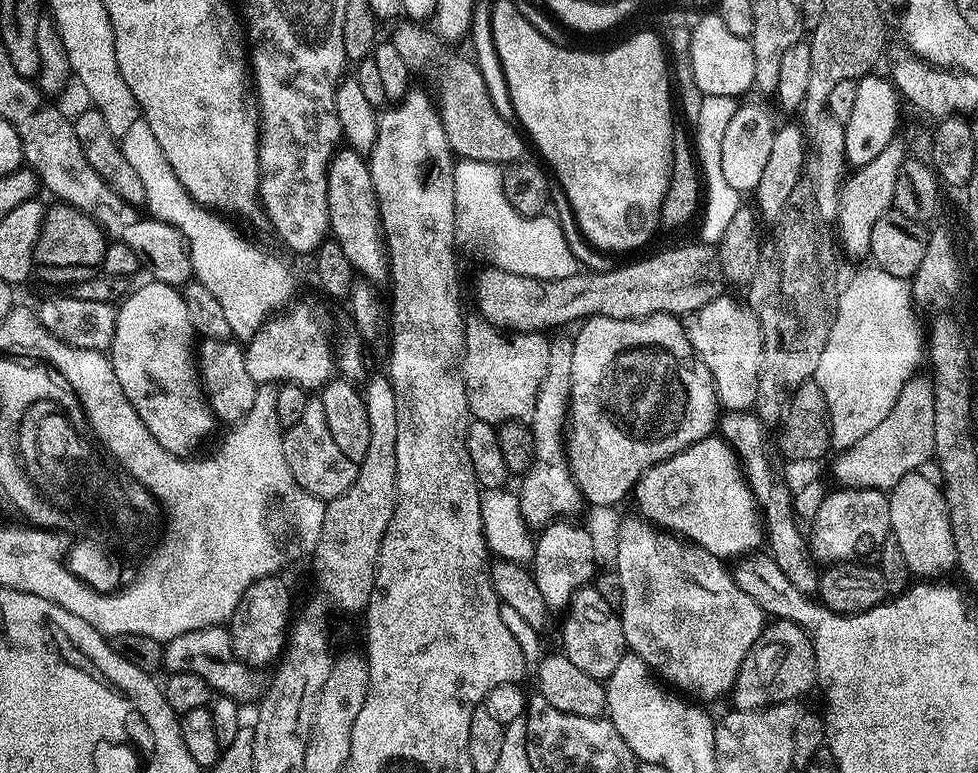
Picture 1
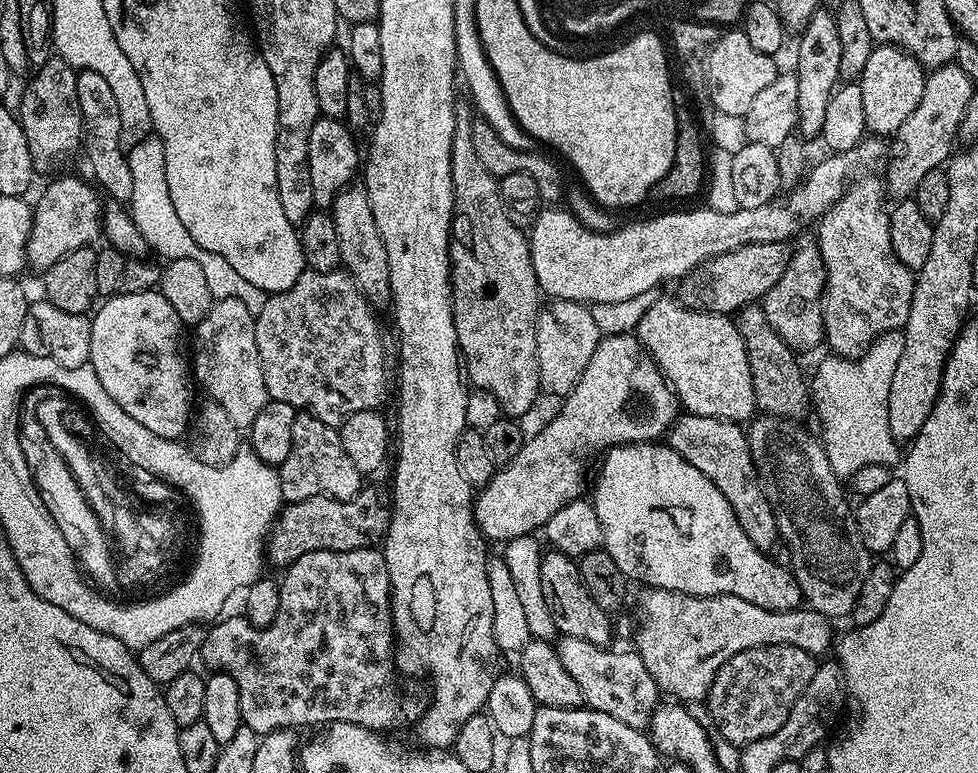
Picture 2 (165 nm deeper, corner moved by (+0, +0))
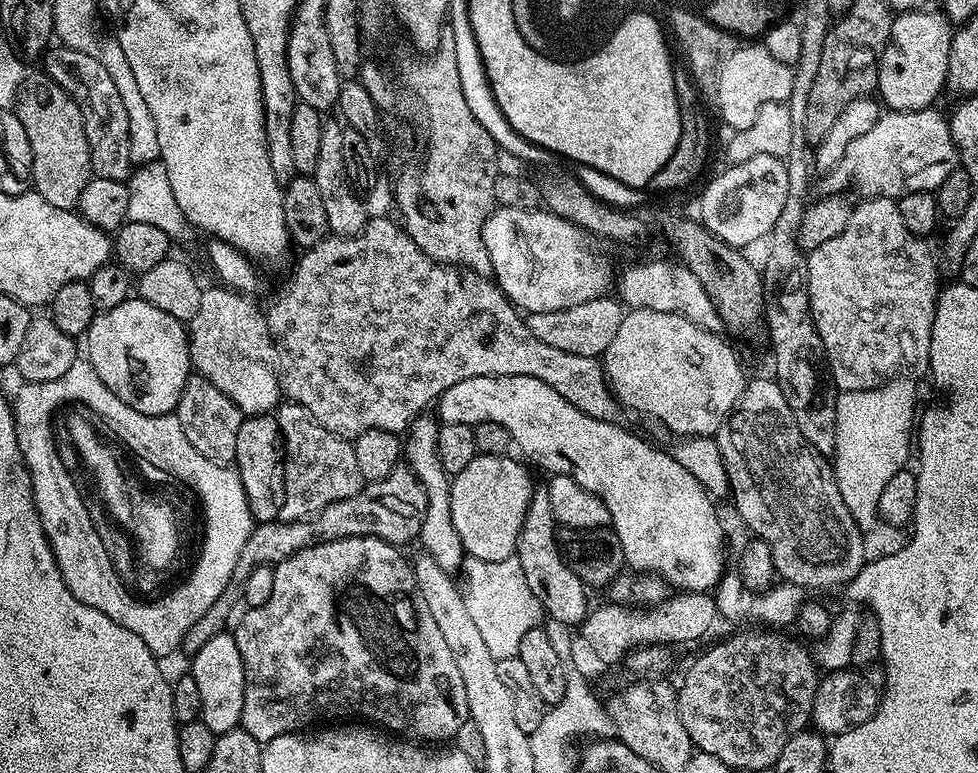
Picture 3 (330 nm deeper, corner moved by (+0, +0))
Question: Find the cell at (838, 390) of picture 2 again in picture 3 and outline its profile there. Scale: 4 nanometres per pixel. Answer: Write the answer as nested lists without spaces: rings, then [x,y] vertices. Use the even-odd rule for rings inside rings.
[[[900,374],[895,378],[889,378],[884,383],[878,385],[877,388],[867,388],[861,392],[840,392],[835,397],[836,406],[836,450],[831,457],[830,463],[834,469],[834,475],[838,482],[838,494],[842,494],[842,502],[846,502],[846,510],[850,510],[850,518],[854,518],[854,522],[859,526],[861,532],[868,534],[875,524],[880,520],[880,511],[878,510],[878,498],[882,498],[882,490],[886,490],[886,482],[890,482],[890,478],[894,478],[894,474],[905,471],[908,460],[908,451],[914,448],[914,425],[918,420],[918,408],[916,412],[916,384],[912,380],[907,380],[907,375]]]

